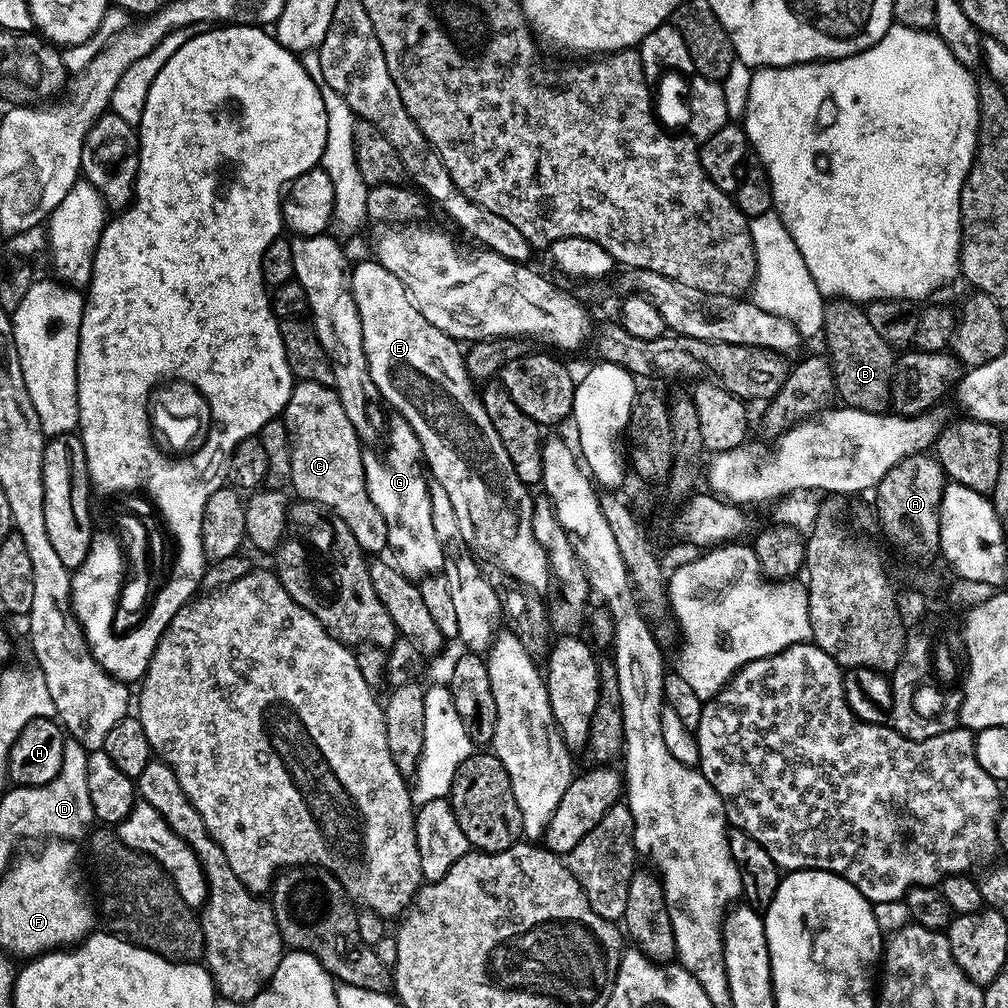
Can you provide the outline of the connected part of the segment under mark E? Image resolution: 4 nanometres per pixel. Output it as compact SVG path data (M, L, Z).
M375 258L367 259L362 261L357 268L355 265L351 269L350 279L354 302L358 306L358 318L362 318L362 346L366 350L366 362L369 364L370 376L380 391L381 401L389 409L392 407L391 411L395 415L406 418L406 422L410 422L414 434L418 434L418 438L422 442L427 471L430 473L431 479L440 484L442 490L446 490L446 495L450 498L451 504L454 505L454 514L458 514L458 530L464 541L468 543L468 547L473 550L480 547L486 555L496 559L495 563L503 572L510 574L513 581L519 582L525 589L537 594L544 594L548 584L550 588L553 583L553 578L552 571L548 568L546 550L542 550L542 546L538 544L538 538L534 538L534 530L532 529L532 501L534 496L533 493L528 493L531 492L529 485L524 484L522 478L518 478L518 474L514 470L514 462L510 462L510 454L506 454L506 446L502 446L502 438L498 438L498 430L494 430L494 422L490 422L490 414L486 414L481 393L467 372L466 365L464 365L465 353L462 351L461 345L442 330L438 330L438 326L434 326L430 322L426 322L426 318L422 318L422 314L412 303L412 297L405 292L404 284L398 278L394 278L394 274L390 274L390 270L386 270L386 266L379 264Z

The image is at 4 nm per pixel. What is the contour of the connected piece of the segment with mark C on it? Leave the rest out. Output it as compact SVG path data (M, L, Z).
M301 380L292 389L292 397L284 407L282 419L288 431L292 447L291 487L296 487L296 496L312 500L330 509L346 526L358 542L361 552L380 554L388 548L386 522L370 502L366 490L364 454L358 434L346 416L335 387L320 384L317 380Z

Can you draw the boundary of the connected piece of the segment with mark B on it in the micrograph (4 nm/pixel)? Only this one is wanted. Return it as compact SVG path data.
M844 297L829 299L823 310L822 340L826 342L827 357L833 374L833 387L845 407L866 410L868 413L885 413L891 405L891 382L895 368L896 352L893 345L880 336L871 325L865 309L853 300Z

